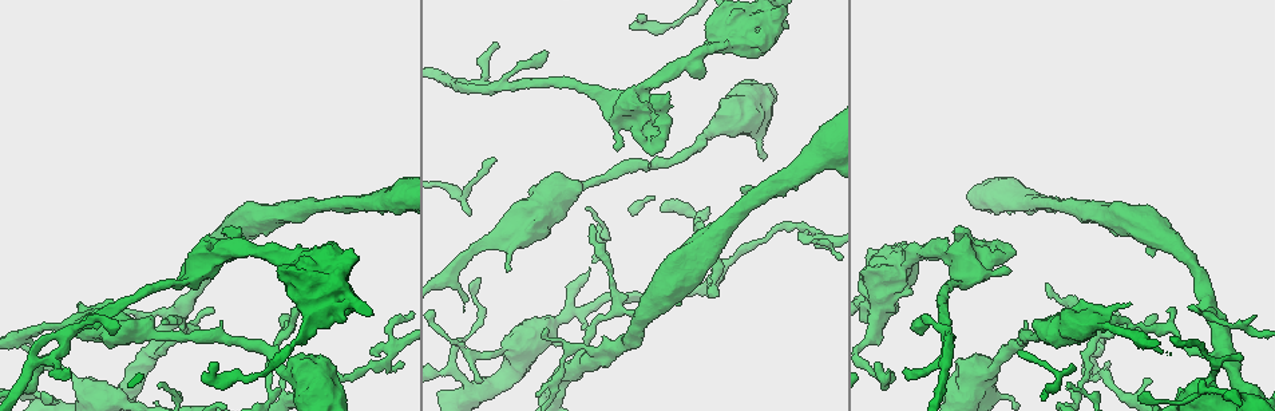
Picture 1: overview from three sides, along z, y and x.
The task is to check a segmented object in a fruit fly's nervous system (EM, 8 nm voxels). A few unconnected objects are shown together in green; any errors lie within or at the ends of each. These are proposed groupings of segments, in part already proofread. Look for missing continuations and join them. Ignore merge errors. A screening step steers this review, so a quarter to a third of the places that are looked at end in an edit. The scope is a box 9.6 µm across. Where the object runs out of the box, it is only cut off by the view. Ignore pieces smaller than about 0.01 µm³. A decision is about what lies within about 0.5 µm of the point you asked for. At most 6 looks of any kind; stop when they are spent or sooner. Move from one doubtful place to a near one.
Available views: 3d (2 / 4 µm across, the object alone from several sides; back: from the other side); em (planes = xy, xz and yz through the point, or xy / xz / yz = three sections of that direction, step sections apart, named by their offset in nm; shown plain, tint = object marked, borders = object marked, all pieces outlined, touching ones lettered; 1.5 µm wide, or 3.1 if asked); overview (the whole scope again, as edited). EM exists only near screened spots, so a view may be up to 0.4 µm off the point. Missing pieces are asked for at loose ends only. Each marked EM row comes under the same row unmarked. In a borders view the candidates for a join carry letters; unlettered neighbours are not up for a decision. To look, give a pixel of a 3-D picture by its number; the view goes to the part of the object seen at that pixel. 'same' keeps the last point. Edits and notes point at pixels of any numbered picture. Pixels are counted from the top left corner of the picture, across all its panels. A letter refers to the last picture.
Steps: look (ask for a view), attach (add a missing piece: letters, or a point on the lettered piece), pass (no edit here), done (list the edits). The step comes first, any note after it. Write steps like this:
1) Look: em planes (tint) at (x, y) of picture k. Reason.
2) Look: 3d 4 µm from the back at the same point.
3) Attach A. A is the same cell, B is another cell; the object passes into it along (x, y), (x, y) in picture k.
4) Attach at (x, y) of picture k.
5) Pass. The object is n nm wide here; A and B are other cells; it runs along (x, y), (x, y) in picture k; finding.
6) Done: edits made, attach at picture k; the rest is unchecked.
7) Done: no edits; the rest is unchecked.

Look: em xy step 8 (borders) at (80, 301) of picture 1. Branch stops here.

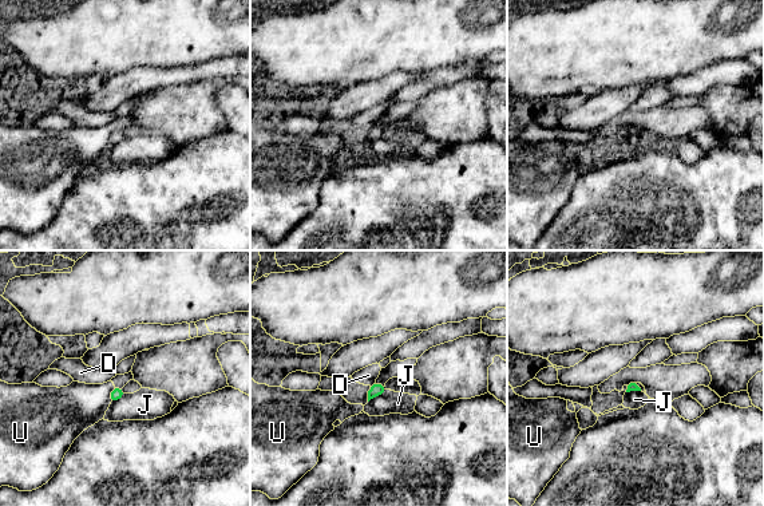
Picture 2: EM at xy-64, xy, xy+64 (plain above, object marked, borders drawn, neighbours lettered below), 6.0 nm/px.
Pass. D, J and U are other cells; a border runs along (375, 380), (369, 386) in picture 2; no lettered piece goes on from it.

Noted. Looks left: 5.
Look: em yz step 8 (tint) at (1254, 317) of picture 1. Free end.

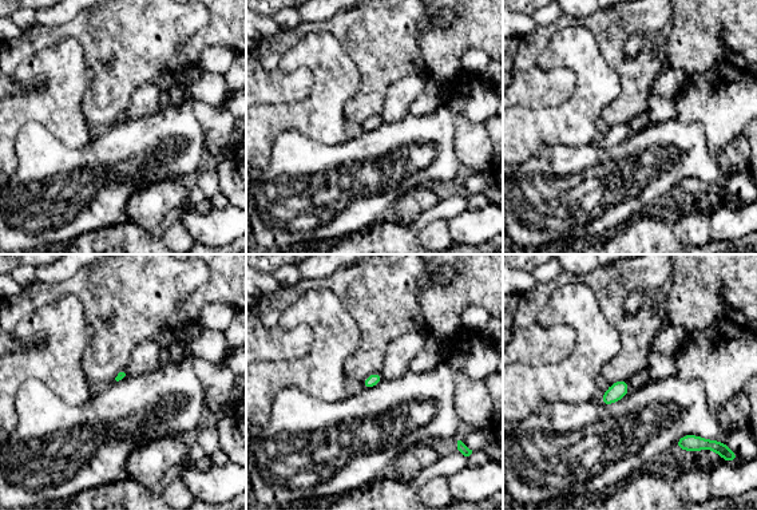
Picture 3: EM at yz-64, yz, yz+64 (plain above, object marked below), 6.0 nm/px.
Look: em planes (borders) at the same point. Cut it another way.

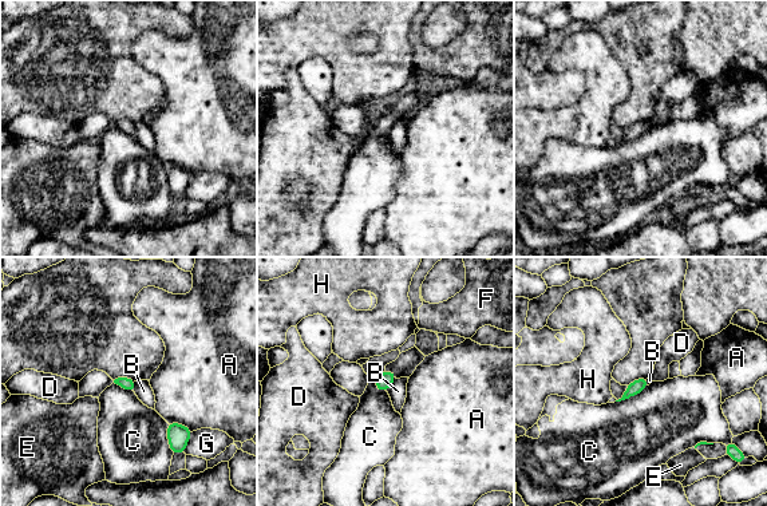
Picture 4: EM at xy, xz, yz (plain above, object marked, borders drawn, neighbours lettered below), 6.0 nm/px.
Pass. A, B, C, D, E, F, G and H are other cells; a border runs along (395, 378), (386, 391) in picture 4; none of them fits.

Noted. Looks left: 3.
Look: em planes (borders) at (496, 43) of picture 1.

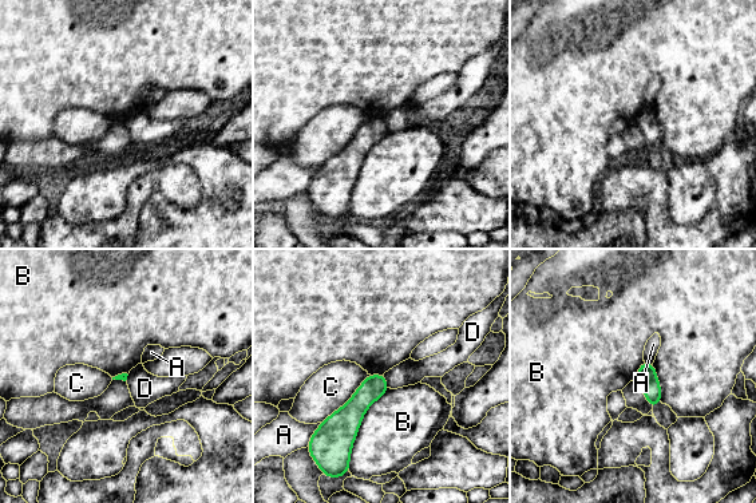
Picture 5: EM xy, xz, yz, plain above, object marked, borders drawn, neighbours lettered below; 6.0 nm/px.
Pass. A, B, C and D are other cells; a border runs along (383, 375), (390, 387) in picture 5; no lettered piece goes on from it.

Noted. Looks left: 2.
Done: no edits; the rest is unchecked.

